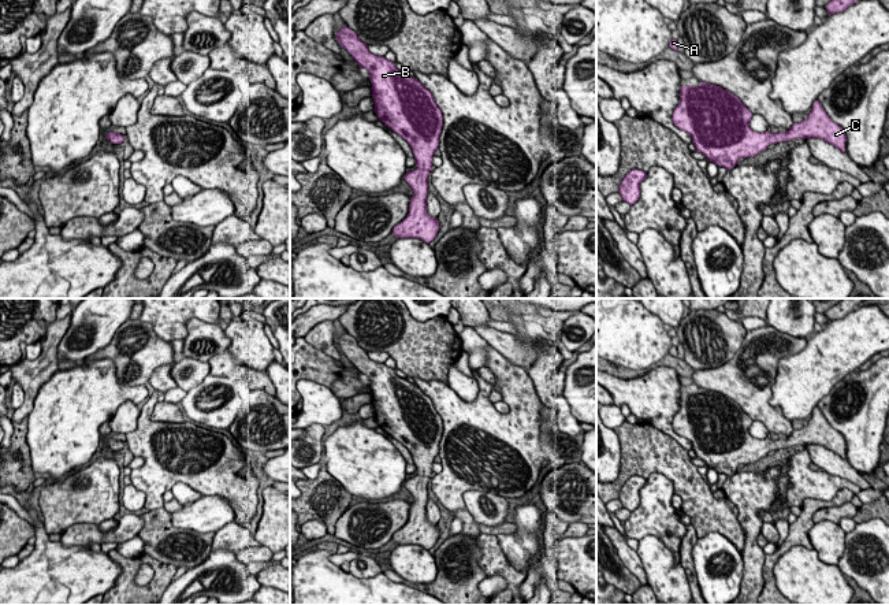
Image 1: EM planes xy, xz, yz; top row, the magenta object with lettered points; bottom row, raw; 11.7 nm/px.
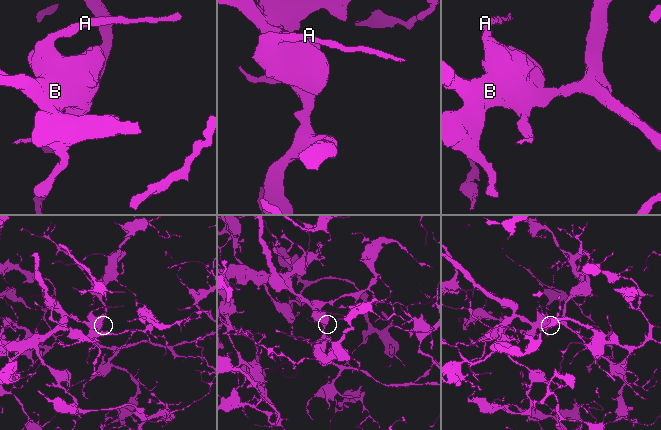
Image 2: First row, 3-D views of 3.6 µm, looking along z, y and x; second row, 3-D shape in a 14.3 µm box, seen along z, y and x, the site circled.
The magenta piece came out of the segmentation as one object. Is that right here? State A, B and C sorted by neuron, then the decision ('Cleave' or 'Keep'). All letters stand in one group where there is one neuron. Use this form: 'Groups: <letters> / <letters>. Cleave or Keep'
Groups: A B C. Keep

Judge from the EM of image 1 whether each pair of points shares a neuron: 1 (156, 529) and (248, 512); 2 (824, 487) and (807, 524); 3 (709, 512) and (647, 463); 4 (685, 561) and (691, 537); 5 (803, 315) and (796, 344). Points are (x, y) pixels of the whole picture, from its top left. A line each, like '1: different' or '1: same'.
1: different
2: different
3: same
4: same
5: different

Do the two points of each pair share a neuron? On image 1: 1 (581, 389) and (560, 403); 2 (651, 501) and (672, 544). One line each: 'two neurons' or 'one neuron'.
1: two neurons
2: one neuron

